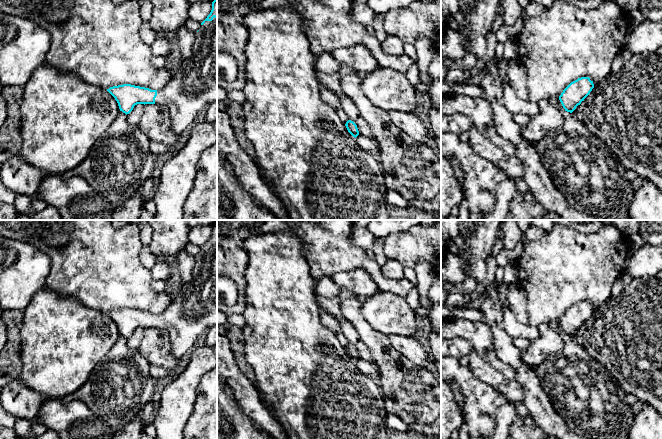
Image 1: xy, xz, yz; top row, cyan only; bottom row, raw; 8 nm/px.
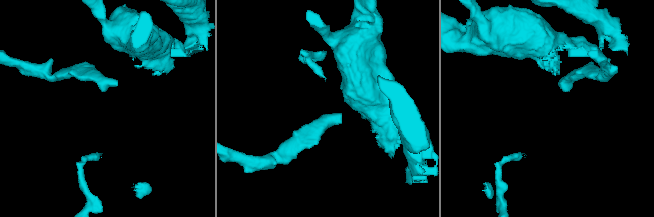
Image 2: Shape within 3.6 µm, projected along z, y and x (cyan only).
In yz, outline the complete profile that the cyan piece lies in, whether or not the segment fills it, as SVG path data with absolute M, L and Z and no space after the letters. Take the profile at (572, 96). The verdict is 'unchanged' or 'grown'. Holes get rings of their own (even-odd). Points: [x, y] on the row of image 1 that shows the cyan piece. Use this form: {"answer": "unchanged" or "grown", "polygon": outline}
{"answer": "unchanged", "polygon": "M581 77L571 82L559 96L565 111L572 113L590 94L593 88L593 81L589 77Z"}

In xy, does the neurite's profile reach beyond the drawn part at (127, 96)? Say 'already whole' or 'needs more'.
needs more

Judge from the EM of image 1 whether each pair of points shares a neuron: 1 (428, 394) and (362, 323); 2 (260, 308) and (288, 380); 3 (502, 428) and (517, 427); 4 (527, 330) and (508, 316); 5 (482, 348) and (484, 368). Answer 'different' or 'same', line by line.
1: same
2: same
3: different
4: same
5: different

